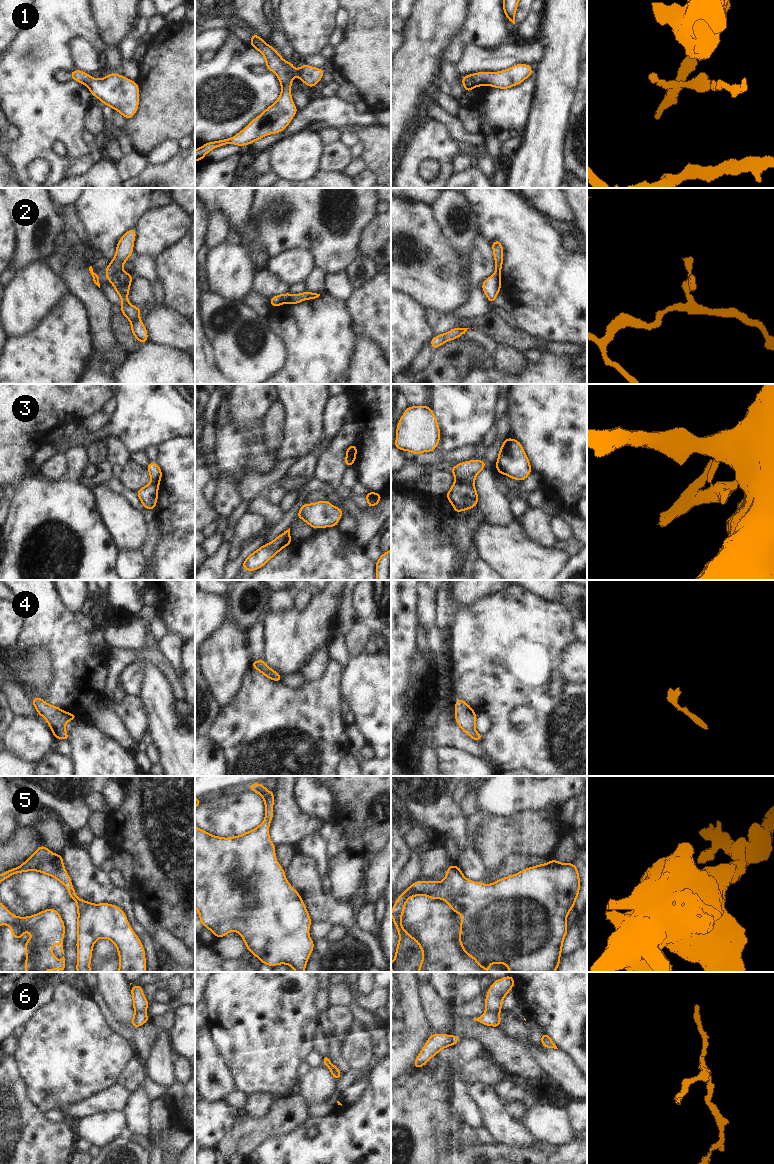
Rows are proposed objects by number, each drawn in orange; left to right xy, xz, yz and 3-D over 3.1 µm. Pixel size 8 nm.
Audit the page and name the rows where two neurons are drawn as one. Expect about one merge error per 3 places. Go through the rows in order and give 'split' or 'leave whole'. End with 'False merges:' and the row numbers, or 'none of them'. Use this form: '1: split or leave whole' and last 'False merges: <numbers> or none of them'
1: split
2: split
3: split
4: leave whole
5: leave whole
6: split
False merges: 1, 2, 3, 6

